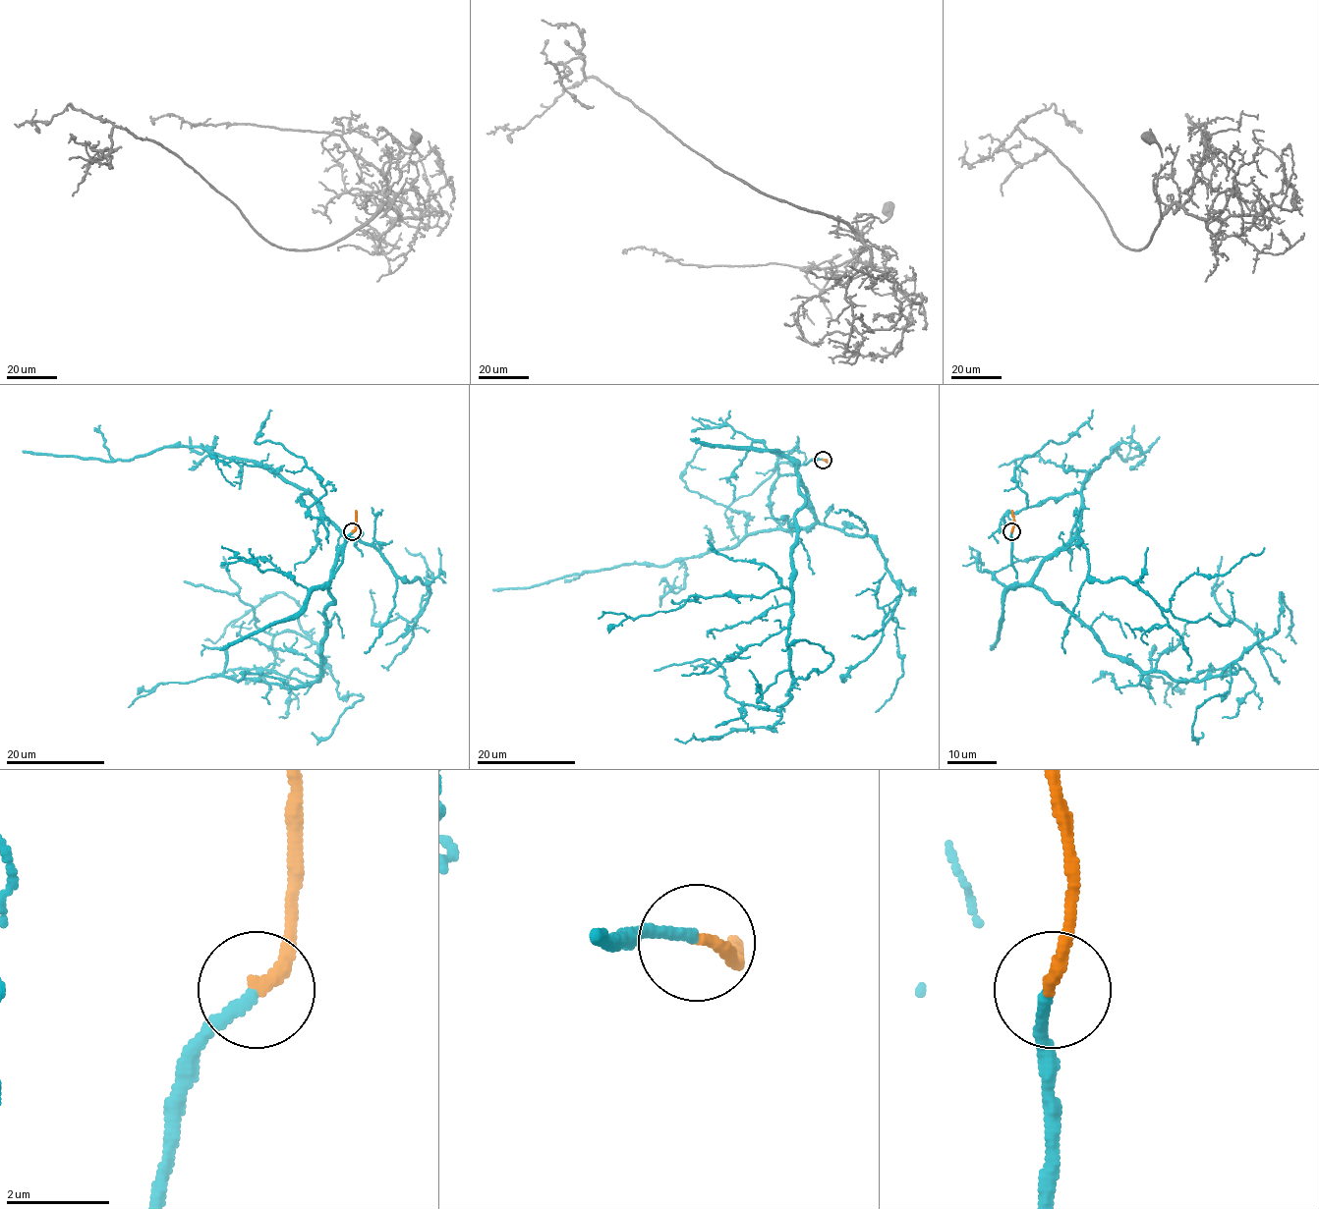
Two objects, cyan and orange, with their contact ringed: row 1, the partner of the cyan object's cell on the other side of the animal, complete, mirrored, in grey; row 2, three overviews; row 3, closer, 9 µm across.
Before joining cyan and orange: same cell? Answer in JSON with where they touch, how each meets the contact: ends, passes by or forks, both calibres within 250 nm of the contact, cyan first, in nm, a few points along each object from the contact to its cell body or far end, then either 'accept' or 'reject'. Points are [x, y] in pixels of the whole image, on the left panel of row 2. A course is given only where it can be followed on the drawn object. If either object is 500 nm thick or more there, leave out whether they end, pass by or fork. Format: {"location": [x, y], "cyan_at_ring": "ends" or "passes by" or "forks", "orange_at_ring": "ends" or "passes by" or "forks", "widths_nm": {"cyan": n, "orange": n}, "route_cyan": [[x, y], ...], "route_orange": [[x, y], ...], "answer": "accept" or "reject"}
{"location": [352, 531], "cyan_at_ring": "ends", "orange_at_ring": "ends", "widths_nm": {"cyan": 240, "orange": 280}, "route_cyan": [[353, 531], [327, 584], [317, 681], [309, 638], [259, 630], [232, 594], [184, 581]], "route_orange": [[353, 531], [356, 511]], "answer": "accept"}

